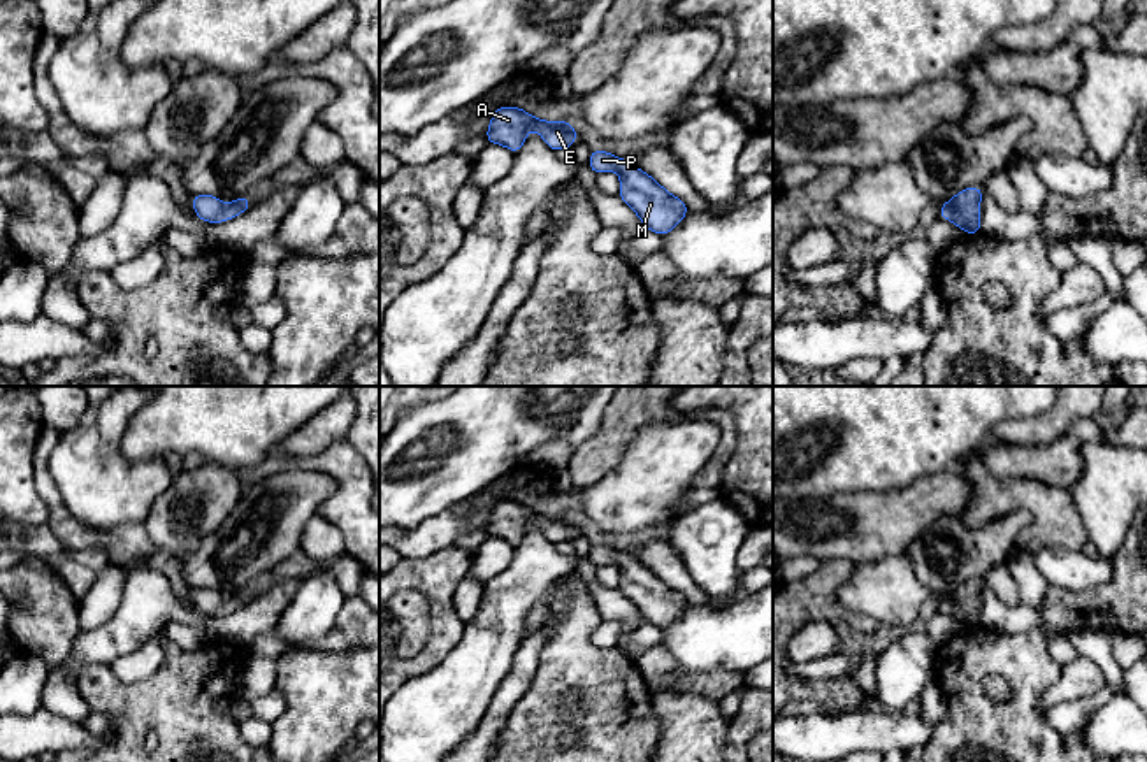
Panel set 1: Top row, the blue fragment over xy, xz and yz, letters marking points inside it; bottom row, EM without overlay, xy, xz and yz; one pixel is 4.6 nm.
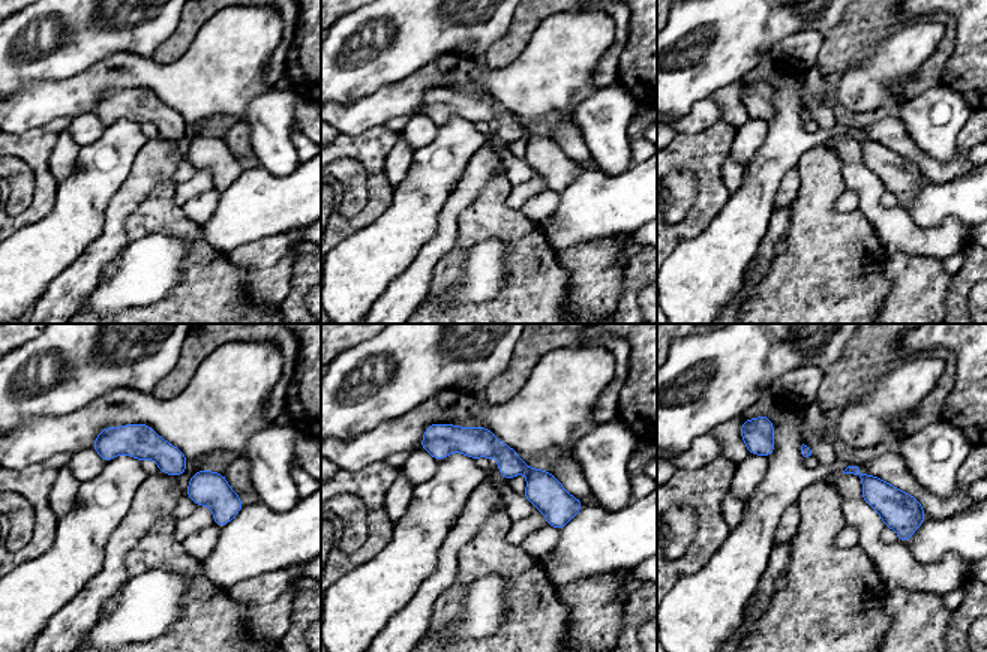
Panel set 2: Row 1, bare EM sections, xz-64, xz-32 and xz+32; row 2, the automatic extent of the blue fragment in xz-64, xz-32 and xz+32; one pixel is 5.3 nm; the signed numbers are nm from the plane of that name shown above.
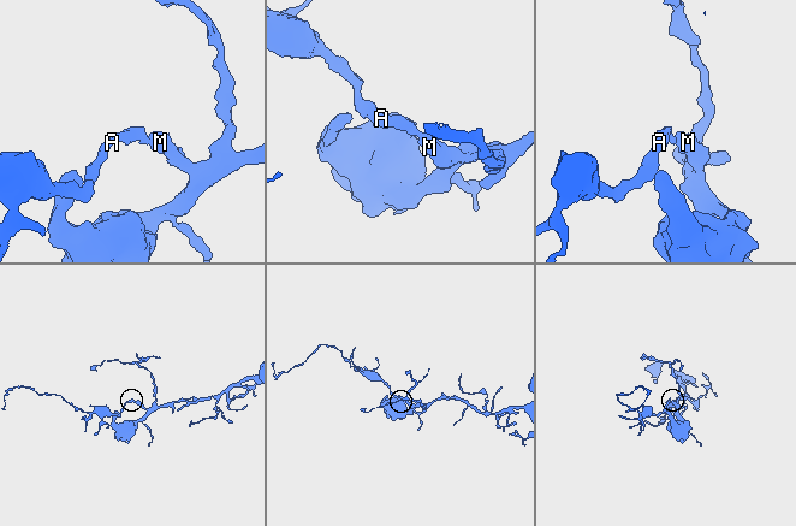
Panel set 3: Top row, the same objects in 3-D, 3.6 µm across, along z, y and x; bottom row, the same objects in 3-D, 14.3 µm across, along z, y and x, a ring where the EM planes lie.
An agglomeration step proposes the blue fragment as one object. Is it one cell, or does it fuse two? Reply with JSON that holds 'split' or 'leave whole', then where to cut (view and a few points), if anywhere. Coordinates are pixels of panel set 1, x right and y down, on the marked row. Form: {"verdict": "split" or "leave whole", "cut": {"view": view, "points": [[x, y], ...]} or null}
{"verdict": "leave whole", "cut": null}

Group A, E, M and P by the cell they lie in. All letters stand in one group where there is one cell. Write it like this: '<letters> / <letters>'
A E M P

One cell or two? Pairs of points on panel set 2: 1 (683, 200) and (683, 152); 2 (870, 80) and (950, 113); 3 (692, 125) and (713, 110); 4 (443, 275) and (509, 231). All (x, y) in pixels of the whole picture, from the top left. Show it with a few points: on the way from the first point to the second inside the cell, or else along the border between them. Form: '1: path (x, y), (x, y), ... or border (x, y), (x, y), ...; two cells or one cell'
1: border (674, 165), (686, 168), (695, 179), (692, 203); two cells
2: border (905, 99), (900, 104); two cells
3: path (696, 120), (708, 111); one cell
4: path (458, 255), (462, 245), (477, 230), (489, 230); one cell

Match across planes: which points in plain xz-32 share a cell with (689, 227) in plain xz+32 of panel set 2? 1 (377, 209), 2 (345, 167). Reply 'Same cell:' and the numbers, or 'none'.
Same cell: 1

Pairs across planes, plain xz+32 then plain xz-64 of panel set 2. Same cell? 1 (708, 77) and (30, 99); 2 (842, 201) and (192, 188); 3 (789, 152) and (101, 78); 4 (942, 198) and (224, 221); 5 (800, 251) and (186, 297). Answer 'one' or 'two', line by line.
1: two
2: one
3: two
4: one
5: one

